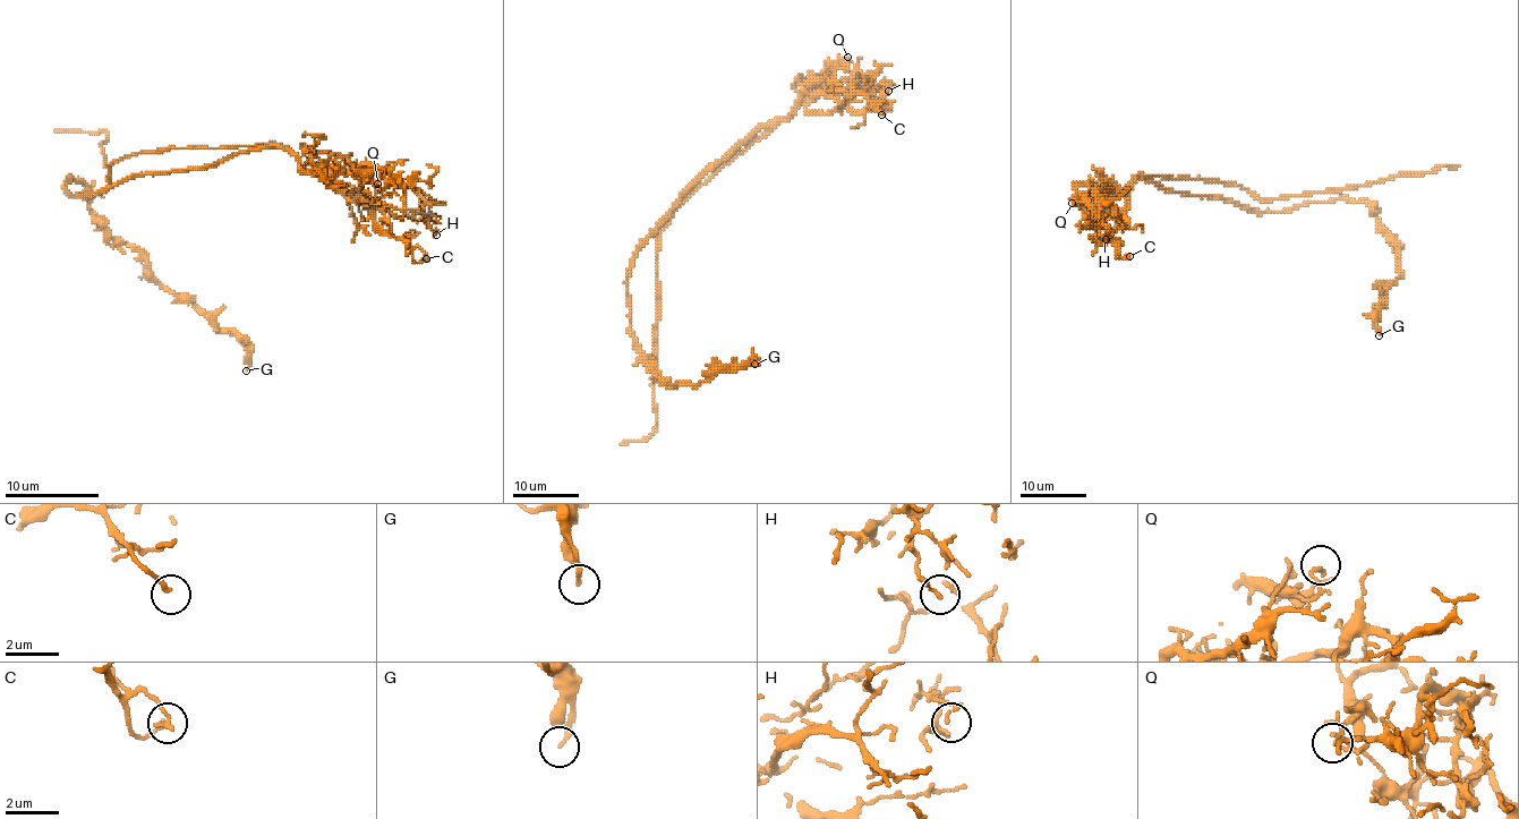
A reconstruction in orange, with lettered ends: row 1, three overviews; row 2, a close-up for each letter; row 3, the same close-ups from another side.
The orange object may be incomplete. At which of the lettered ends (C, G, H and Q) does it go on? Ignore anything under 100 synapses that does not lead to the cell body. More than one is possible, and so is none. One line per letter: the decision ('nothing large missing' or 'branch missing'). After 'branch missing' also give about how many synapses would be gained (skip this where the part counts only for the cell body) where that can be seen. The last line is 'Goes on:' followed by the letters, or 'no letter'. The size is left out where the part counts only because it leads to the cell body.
C: nothing large missing
G: nothing large missing
H: nothing large missing
Q: nothing large missing
Goes on: no letter

